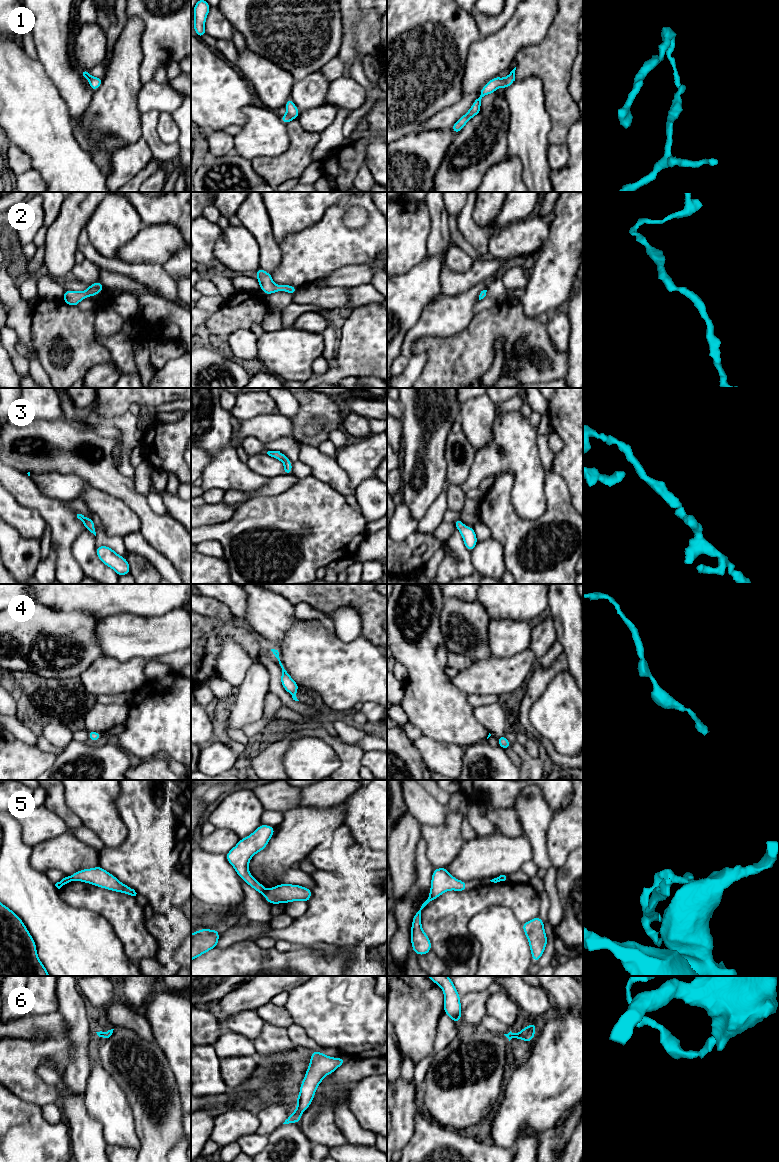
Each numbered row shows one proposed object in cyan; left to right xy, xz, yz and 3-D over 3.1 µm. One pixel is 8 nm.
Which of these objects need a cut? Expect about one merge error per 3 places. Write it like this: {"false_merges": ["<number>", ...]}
{"false_merges": ["5"]}

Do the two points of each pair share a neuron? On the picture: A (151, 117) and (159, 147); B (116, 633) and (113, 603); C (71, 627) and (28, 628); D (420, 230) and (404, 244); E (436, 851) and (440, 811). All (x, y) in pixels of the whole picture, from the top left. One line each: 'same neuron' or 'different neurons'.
A: same neuron
B: different neurons
C: same neuron
D: same neuron
E: different neurons

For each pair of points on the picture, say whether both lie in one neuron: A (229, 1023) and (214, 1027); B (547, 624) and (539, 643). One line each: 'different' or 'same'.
A: different
B: same

